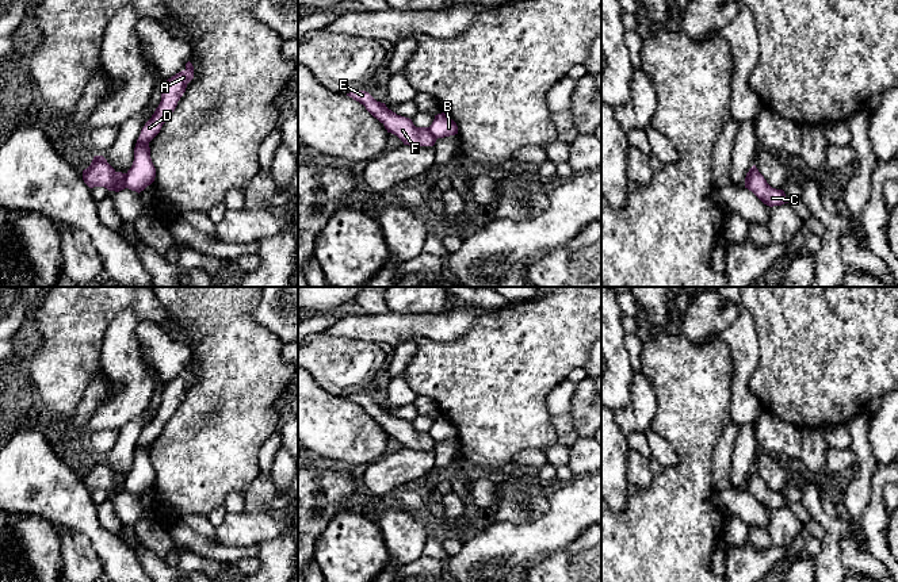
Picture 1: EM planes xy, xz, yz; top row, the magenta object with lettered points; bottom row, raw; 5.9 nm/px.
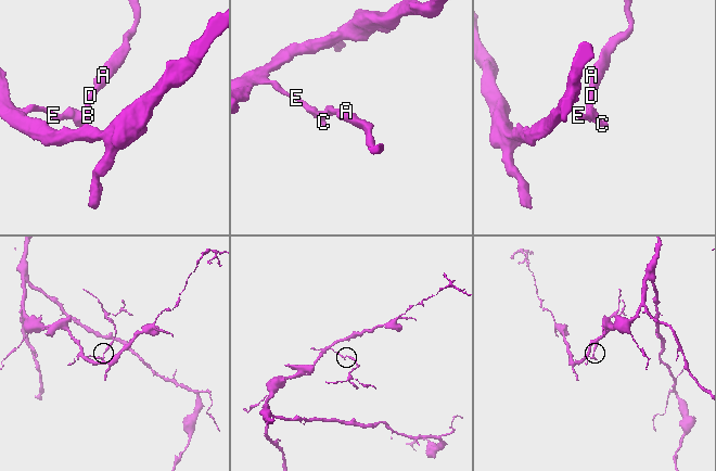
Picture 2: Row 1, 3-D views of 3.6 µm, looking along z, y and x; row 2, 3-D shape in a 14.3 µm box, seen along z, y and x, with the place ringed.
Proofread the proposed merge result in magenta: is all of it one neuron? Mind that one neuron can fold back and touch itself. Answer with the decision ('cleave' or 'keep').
cleave

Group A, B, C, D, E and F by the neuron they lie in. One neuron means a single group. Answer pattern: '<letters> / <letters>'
A B D / C E F

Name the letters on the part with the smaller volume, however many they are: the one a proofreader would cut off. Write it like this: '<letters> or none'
A, B, D

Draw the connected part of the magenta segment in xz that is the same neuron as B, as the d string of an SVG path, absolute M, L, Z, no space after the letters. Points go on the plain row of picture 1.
M444 416L435 418L428 432L436 443L458 437L456 426Z

